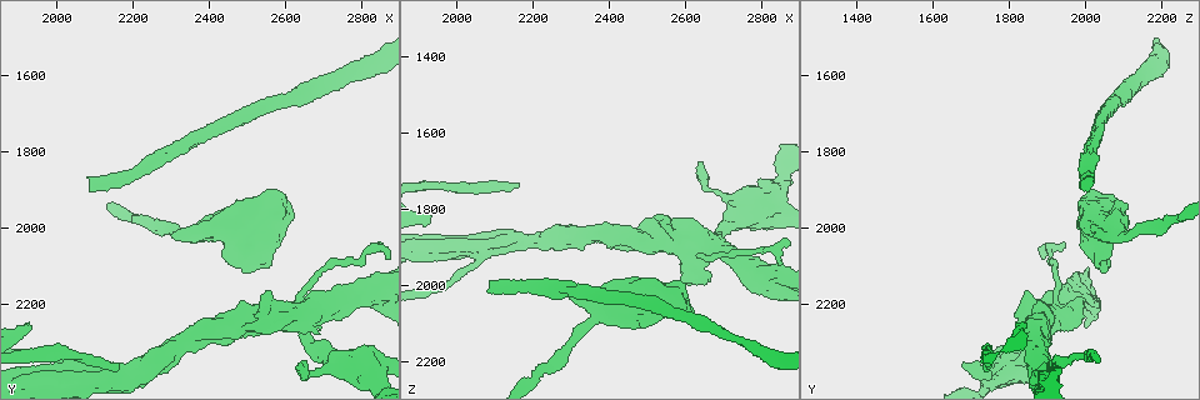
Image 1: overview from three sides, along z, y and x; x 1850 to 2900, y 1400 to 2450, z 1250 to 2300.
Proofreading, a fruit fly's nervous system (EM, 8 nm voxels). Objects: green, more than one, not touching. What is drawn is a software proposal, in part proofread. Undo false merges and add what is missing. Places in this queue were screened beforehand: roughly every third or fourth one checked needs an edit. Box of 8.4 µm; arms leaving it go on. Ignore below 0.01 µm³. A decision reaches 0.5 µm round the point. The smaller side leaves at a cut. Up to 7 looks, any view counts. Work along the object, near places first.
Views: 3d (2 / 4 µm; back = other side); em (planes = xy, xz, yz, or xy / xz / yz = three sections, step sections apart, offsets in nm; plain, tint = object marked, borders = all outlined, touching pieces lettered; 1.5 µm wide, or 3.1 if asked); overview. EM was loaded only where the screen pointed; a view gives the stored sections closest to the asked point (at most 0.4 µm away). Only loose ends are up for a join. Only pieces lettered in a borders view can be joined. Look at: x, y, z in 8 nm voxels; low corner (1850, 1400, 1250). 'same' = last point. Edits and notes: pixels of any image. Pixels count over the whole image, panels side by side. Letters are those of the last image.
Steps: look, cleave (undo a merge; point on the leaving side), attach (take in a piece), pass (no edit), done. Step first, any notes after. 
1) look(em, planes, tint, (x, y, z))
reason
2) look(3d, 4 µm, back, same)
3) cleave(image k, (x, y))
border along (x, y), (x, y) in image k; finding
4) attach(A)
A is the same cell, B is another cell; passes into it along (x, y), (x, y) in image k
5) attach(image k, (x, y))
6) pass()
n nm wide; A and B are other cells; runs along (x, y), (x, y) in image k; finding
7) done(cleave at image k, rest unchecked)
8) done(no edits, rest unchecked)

look(em, planes, borders, (2640, 2355, 1675))
thin end

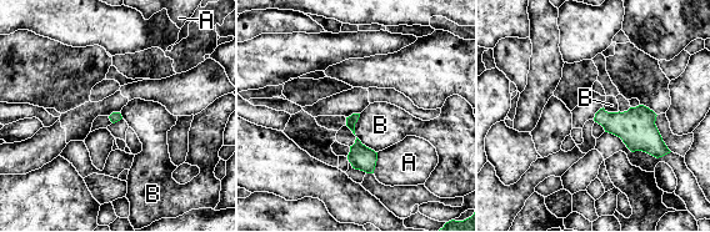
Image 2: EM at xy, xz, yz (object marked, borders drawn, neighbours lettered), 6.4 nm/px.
pass()
A and B are other cells; no lettered piece goes on from it

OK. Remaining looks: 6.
look(3d, 2 µm, back, (2560, 2095, 2070))
branch stops here

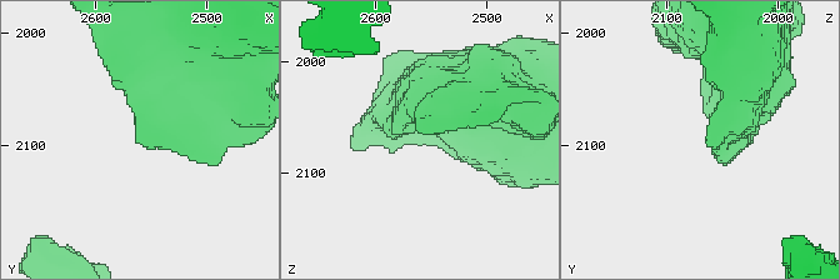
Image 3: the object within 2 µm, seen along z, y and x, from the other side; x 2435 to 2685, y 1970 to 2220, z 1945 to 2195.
look(em, planes, borders, (2560, 2094, 2064))

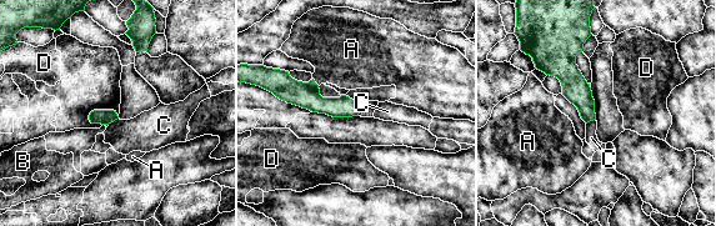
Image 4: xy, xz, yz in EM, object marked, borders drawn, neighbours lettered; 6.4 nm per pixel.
pass()
C touches over 80 nm; A, B, C and D are other cells; none of them fits

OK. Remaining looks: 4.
look(em, planes, borders, (2555, 2225, 1850))

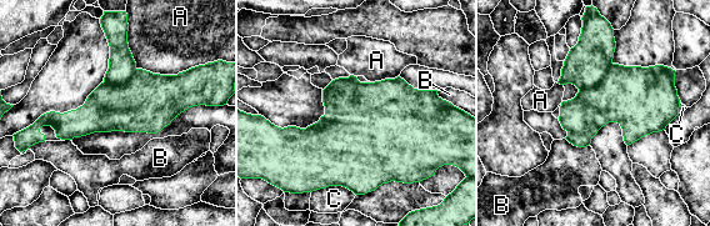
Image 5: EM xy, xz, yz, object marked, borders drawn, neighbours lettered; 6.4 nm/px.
cleave(image 5, (586, 63))
380 nm wide; A, B and C are other cells; two neurons meet here

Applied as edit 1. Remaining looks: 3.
done(cleave at image 5, rest unchecked)

